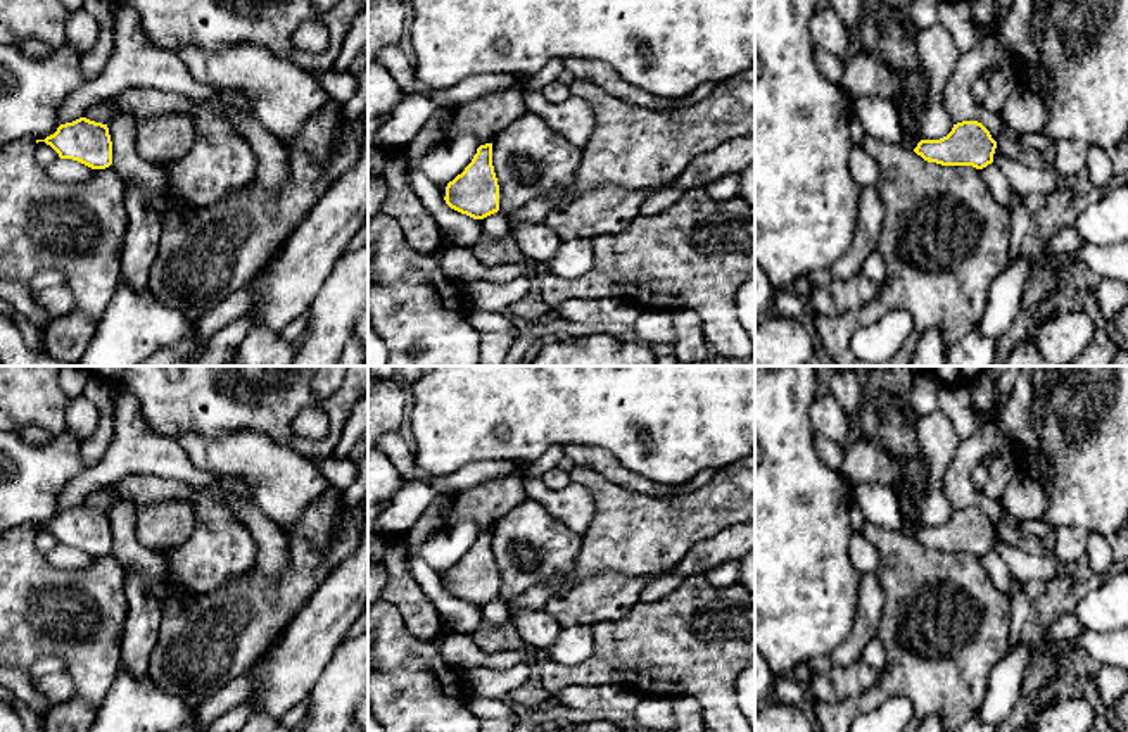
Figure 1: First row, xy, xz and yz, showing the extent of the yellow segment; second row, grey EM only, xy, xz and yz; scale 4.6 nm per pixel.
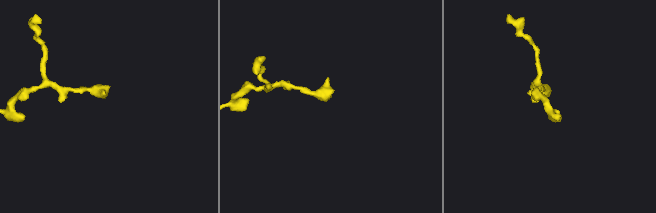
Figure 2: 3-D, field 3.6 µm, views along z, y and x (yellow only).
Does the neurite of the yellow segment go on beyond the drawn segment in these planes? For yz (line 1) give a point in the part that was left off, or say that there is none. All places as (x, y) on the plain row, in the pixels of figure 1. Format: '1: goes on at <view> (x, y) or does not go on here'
1: does not go on here

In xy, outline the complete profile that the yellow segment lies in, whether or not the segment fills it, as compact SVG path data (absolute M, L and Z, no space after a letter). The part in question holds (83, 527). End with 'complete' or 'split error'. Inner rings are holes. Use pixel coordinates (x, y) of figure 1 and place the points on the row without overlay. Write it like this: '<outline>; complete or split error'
M86 504L60 511L54 521L45 527L36 527L36 530L38 528L50 532L60 546L73 546L92 556L105 556L112 551L112 528L107 511L95 509Z; complete

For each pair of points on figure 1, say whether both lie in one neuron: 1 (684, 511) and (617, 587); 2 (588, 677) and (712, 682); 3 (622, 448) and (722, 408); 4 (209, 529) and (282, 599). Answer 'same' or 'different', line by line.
1: different
2: same
3: same
4: different

